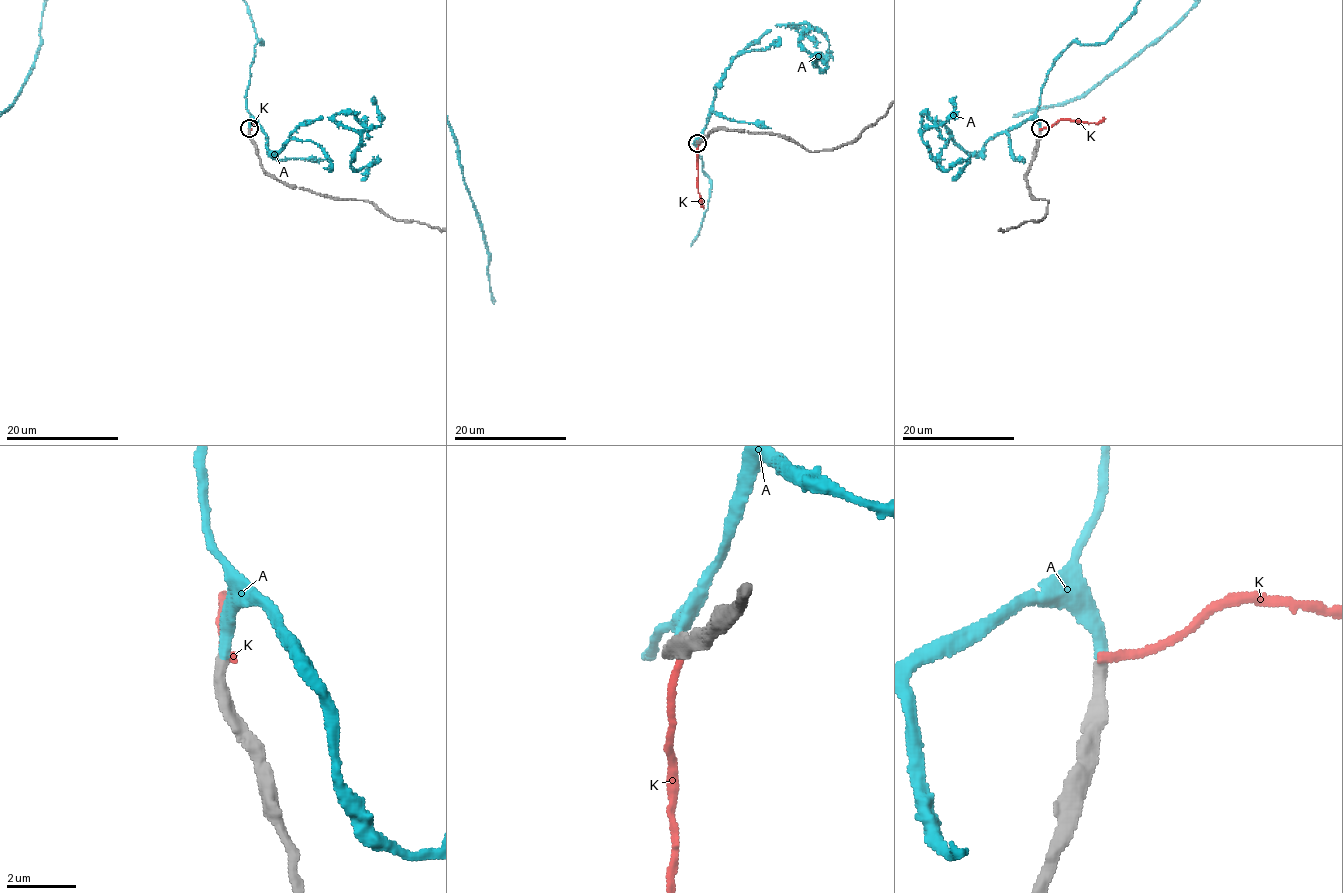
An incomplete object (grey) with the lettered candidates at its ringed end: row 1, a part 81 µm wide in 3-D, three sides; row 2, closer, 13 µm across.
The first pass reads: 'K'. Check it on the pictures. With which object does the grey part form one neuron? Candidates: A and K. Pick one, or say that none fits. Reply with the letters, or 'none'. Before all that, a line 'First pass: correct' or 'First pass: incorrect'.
First pass: incorrect
A

